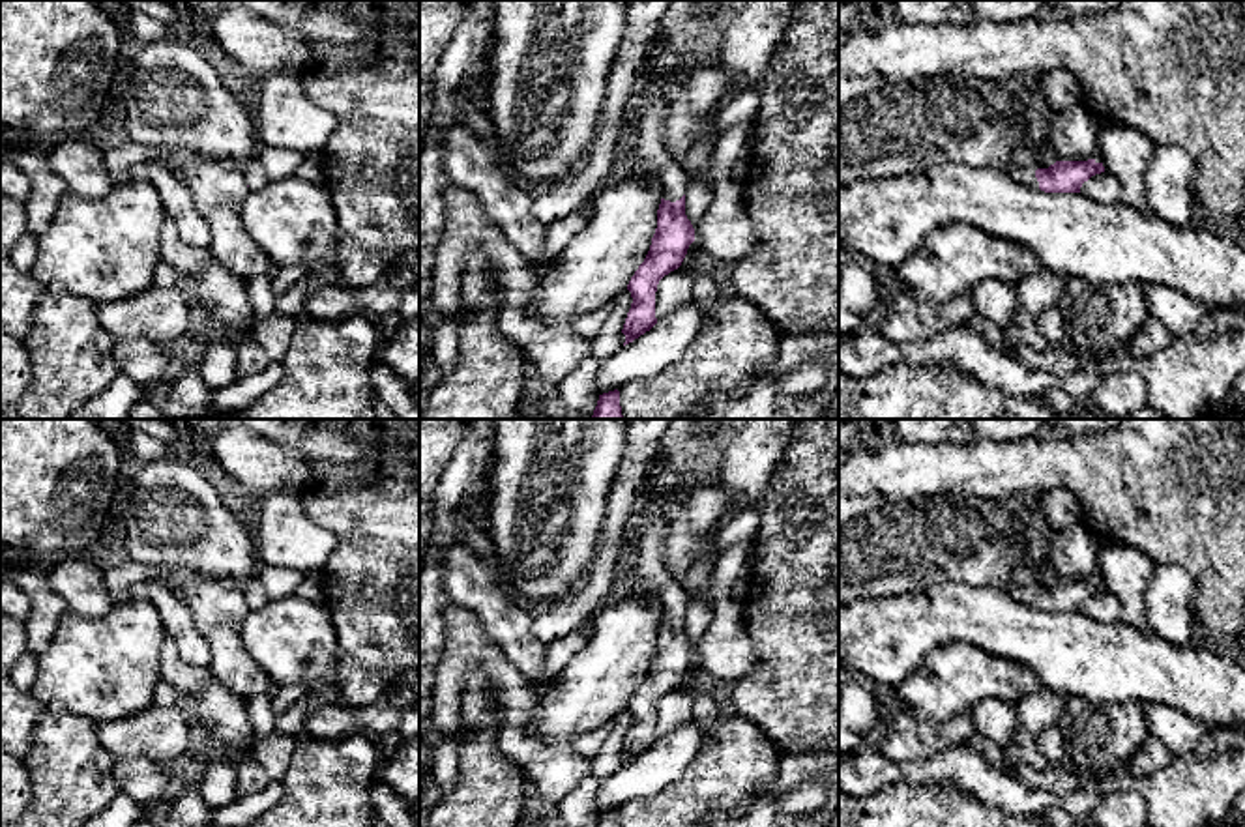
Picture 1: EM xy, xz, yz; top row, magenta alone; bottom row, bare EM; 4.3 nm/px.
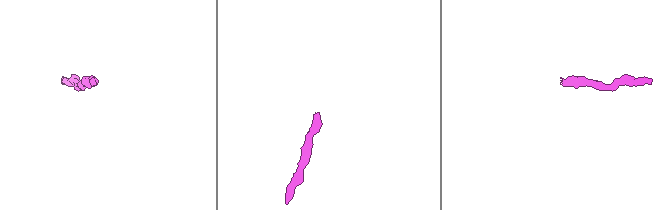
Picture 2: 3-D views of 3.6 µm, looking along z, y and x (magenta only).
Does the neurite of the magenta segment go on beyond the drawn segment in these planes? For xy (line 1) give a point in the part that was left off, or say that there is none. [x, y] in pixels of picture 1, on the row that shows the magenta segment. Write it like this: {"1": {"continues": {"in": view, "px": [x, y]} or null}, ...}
{"1": {"continues": null}}

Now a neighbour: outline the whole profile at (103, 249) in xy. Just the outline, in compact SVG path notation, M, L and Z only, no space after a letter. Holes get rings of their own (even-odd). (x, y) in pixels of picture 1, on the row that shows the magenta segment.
M116 178L107 195L86 198L67 191L37 238L30 275L60 284L95 307L133 297L154 284L161 262L161 195L150 181Z

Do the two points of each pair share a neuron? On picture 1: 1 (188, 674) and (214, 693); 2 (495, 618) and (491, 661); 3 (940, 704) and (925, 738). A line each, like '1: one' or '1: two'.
1: two
2: two
3: two

